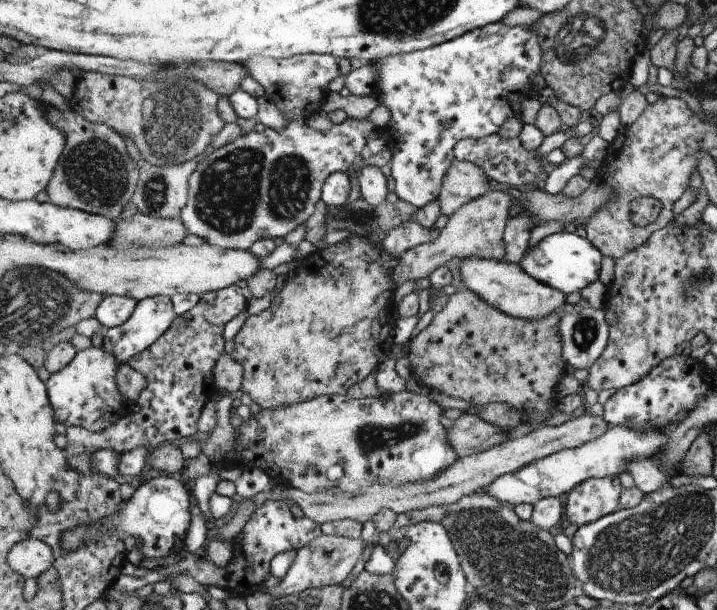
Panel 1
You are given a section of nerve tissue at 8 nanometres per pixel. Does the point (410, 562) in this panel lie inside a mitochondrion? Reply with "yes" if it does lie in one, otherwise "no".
no

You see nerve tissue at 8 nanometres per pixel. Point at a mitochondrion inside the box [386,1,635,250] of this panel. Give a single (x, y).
(575, 40)

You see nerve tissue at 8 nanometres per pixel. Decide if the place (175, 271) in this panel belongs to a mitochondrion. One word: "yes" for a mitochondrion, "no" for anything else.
no

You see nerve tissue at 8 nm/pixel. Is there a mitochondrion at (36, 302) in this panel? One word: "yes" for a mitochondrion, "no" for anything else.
yes

